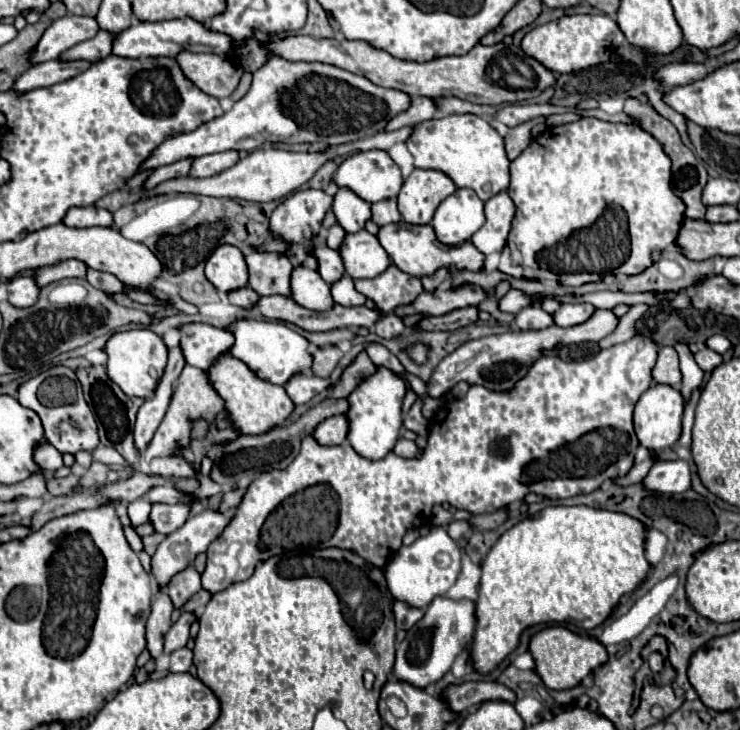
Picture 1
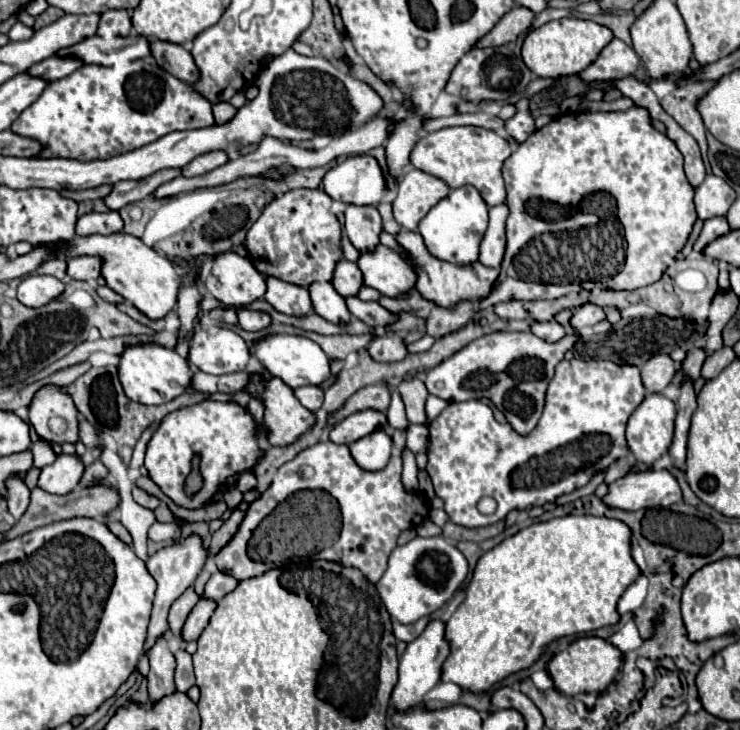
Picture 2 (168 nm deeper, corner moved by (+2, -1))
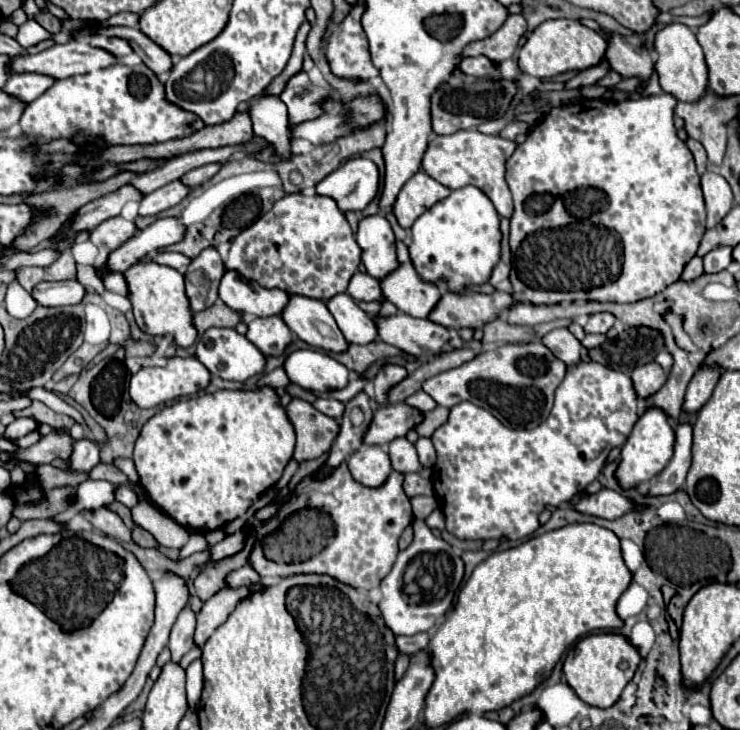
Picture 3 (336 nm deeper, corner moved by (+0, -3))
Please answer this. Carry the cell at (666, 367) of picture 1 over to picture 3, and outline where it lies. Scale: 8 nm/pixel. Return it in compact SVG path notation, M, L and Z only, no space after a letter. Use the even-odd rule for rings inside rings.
M651 362L651 364L639 366L637 370L633 370L631 378L633 378L633 386L637 390L637 396L639 398L649 398L665 384L667 374L657 362Z

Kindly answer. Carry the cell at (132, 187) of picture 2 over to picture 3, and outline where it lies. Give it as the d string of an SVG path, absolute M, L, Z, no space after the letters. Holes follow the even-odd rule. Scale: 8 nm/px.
M125 184L119 190L115 190L113 194L105 194L97 200L91 200L89 204L85 204L83 208L77 210L77 214L73 218L73 228L69 230L69 234L81 232L81 230L91 230L93 226L101 224L103 220L119 216L121 208L129 200L139 202L141 198L143 198L143 194L133 184Z

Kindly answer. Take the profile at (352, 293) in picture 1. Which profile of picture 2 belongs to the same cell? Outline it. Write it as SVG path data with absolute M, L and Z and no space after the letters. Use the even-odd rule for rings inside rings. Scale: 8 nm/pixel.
M349 296L349 298L345 298L345 302L353 316L357 316L359 320L363 320L367 326L371 326L375 330L391 326L399 320L399 316L395 312L385 310L379 302L363 302L357 296Z

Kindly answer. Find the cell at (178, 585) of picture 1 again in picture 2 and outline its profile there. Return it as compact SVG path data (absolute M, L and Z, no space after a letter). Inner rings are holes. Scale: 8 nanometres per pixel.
M189 588L181 598L177 598L169 610L169 628L173 632L173 636L179 640L179 646L185 648L187 642L181 638L181 630L183 630L183 624L189 616L189 612L193 610L193 606L199 602L199 596L195 594L193 588Z

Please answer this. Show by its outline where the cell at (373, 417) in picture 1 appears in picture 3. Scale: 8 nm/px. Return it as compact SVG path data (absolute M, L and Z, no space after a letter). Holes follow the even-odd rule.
M361 446L347 458L347 466L363 486L381 486L391 472L391 458L381 446Z

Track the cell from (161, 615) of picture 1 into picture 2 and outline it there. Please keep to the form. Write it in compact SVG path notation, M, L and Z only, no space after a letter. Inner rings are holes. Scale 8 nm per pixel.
M163 638L157 640L157 644L149 650L149 676L147 676L147 688L149 688L149 704L159 702L163 696L169 696L175 692L175 656L167 648L167 642Z

